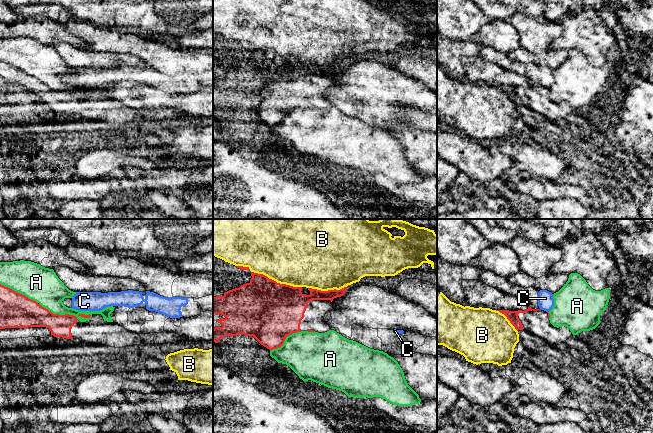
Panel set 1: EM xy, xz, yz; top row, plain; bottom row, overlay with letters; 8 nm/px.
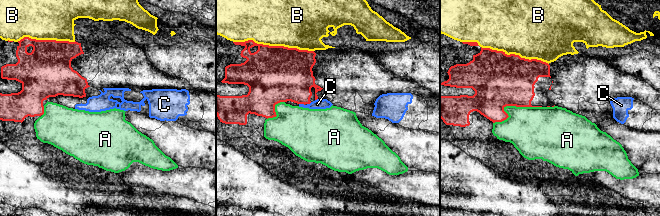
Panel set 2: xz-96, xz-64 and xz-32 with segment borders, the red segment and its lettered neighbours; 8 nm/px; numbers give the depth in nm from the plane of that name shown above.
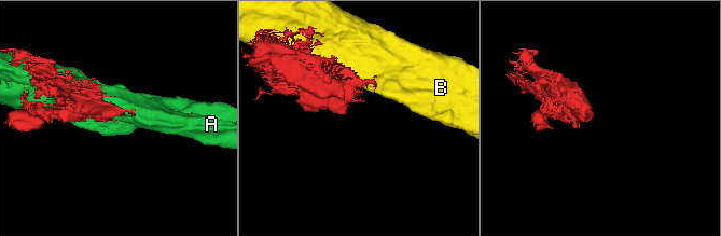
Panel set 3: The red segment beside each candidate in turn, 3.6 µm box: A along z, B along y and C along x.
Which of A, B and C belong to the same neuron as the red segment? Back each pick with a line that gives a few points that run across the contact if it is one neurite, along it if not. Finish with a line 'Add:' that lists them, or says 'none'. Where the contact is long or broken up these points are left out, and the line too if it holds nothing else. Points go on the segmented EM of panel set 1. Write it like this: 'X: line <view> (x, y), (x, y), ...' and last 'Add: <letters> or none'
Add: C

